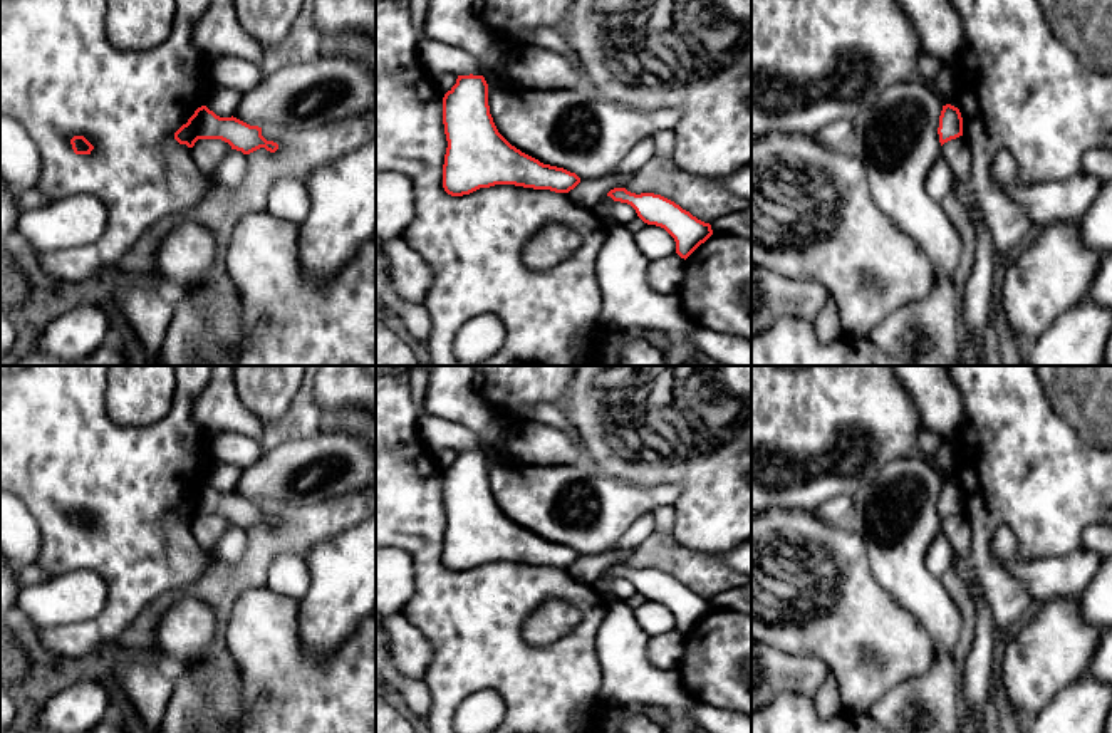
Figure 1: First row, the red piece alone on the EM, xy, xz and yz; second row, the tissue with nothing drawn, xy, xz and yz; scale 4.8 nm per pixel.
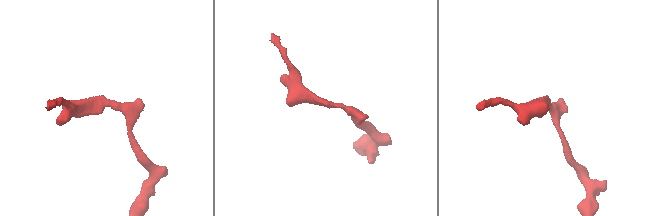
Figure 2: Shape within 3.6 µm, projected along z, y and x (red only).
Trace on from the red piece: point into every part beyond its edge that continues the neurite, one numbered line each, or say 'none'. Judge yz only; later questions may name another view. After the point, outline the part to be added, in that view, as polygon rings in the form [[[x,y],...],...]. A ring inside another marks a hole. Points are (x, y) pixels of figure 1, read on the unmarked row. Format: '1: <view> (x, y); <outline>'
none

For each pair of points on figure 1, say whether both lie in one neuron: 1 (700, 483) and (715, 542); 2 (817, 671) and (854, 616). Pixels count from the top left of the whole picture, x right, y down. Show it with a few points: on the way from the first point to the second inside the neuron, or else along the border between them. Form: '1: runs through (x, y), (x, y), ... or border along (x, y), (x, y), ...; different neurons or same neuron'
1: runs through (715, 499), (715, 527); same neuron
2: border along (784, 651), (817, 656), (831, 671); different neurons

